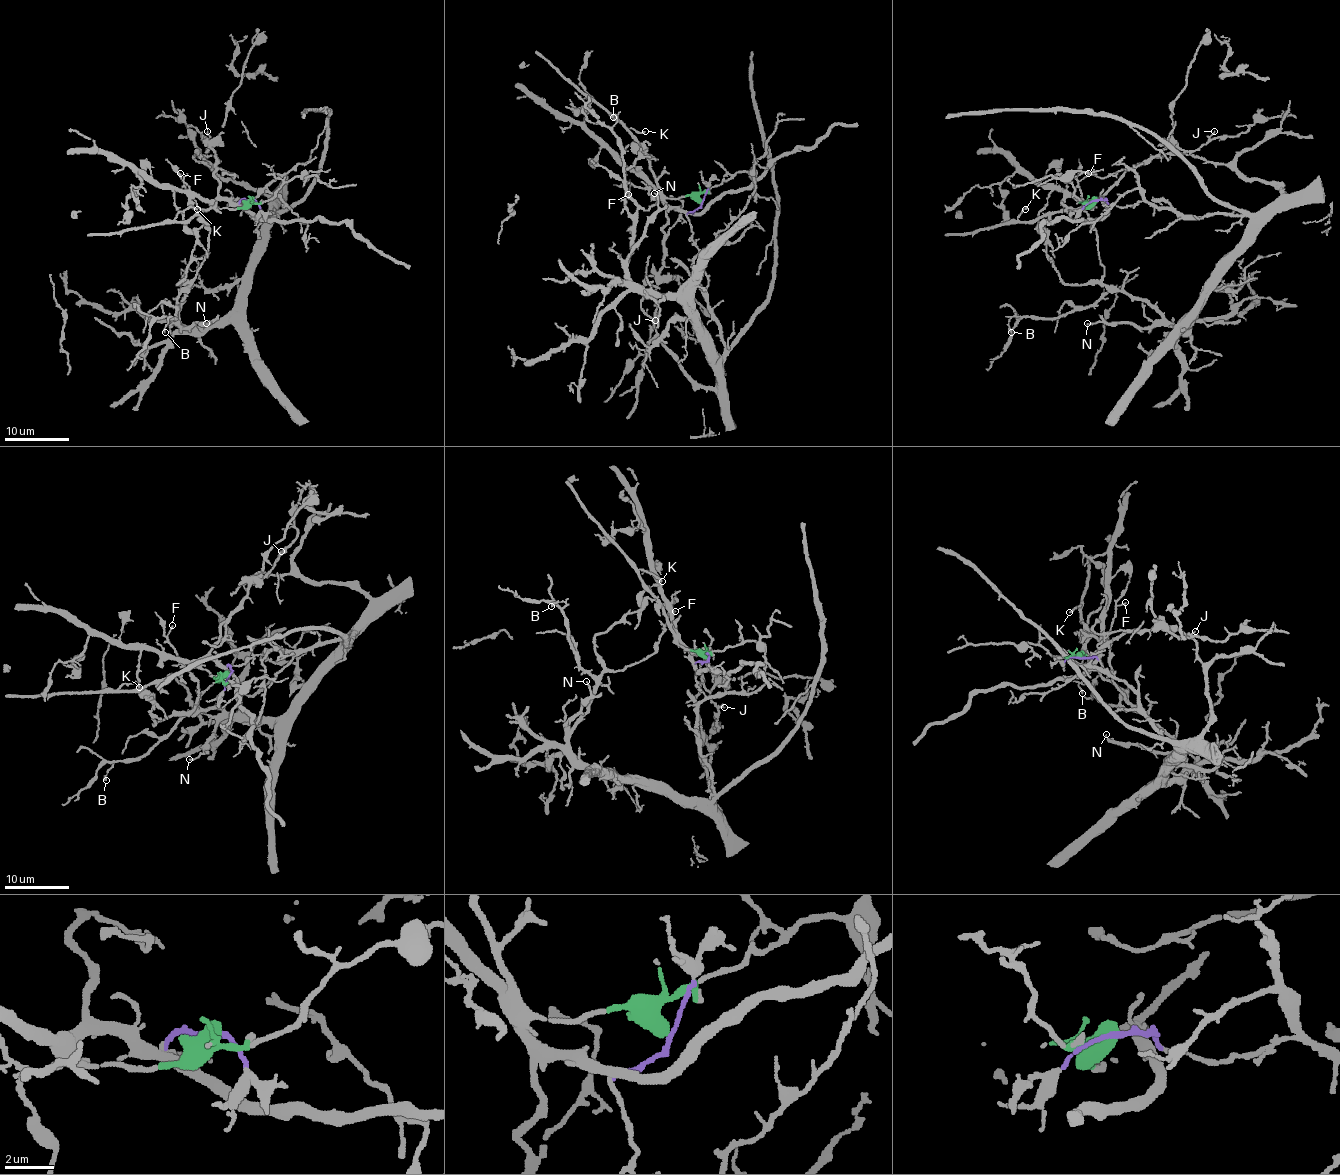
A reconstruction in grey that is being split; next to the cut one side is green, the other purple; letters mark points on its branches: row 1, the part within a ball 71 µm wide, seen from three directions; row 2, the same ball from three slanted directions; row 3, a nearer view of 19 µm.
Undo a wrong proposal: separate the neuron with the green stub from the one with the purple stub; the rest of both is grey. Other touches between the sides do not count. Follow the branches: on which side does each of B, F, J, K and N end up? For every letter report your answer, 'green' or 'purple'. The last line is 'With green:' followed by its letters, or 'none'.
B: purple
F: purple
J: green
K: green
N: purple
With green: J, K

